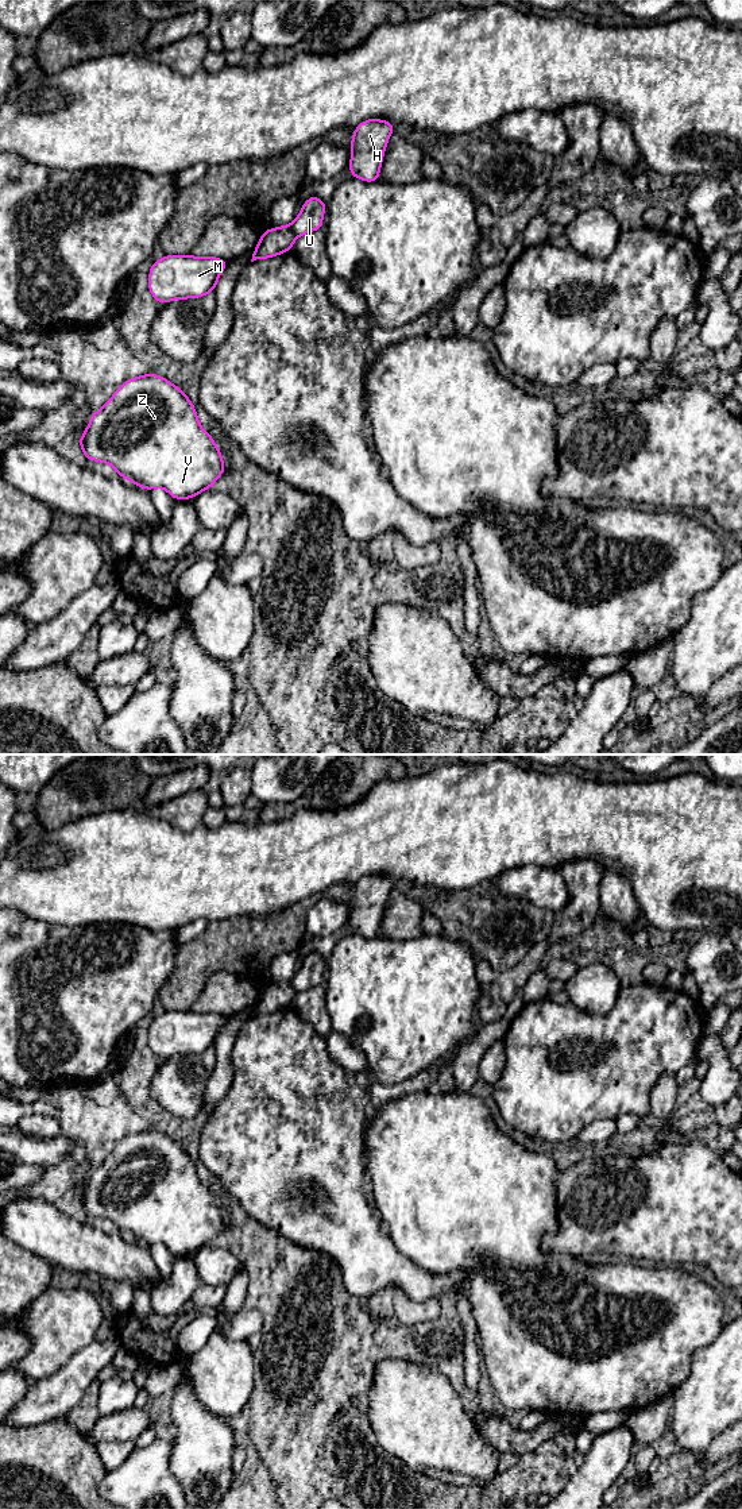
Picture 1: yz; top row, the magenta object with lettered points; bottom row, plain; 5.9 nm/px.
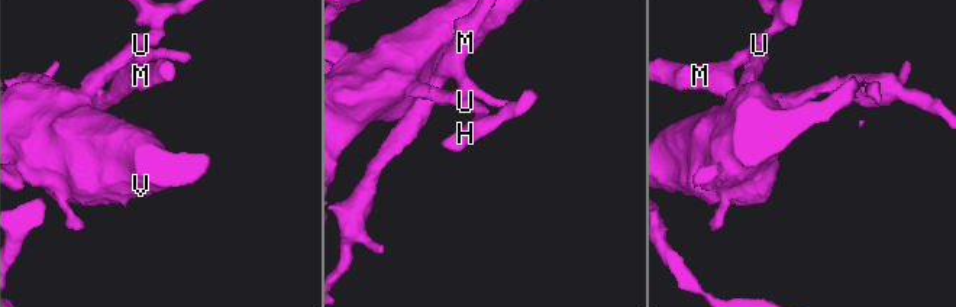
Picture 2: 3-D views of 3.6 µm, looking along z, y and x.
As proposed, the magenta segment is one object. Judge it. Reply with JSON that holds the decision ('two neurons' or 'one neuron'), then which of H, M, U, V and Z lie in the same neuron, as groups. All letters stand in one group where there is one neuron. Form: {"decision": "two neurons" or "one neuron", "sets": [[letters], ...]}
{"decision": "two neurons", "sets": [["H", "U", "V", "Z"], ["M"]]}

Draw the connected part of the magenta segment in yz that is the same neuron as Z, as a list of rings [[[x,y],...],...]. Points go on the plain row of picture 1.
[[[151,1128],[121,1139],[107,1159],[92,1169],[78,1200],[86,1216],[111,1220],[119,1232],[144,1246],[162,1243],[175,1257],[192,1255],[212,1244],[216,1235],[227,1228],[221,1207],[202,1185],[185,1147]]]

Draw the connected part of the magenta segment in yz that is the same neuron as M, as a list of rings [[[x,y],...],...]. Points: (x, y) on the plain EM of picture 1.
[[[165,1011],[155,1016],[148,1028],[148,1047],[159,1058],[198,1054],[213,1049],[228,1015]]]

